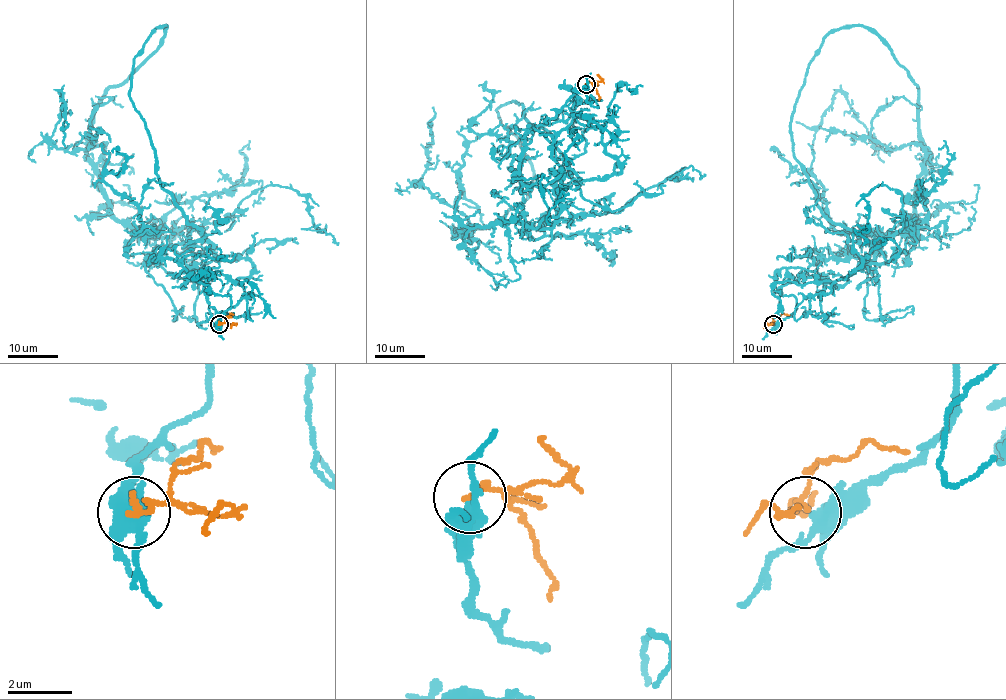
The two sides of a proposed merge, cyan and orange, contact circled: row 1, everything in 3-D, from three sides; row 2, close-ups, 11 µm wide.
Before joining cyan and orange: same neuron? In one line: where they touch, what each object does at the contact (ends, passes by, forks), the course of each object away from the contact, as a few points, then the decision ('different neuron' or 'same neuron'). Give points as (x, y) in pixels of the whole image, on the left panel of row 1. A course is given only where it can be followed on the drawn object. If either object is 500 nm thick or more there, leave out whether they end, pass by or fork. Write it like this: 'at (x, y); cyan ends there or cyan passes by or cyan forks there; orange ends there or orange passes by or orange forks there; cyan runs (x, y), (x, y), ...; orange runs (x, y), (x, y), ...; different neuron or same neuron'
at (219, 324); cyan forks there; orange ends there; cyan runs (220, 324), (193, 254), (114, 216), (105, 146), (56, 146), (61, 91), (65, 122); orange runs (220, 324), (232, 314); same neuron

